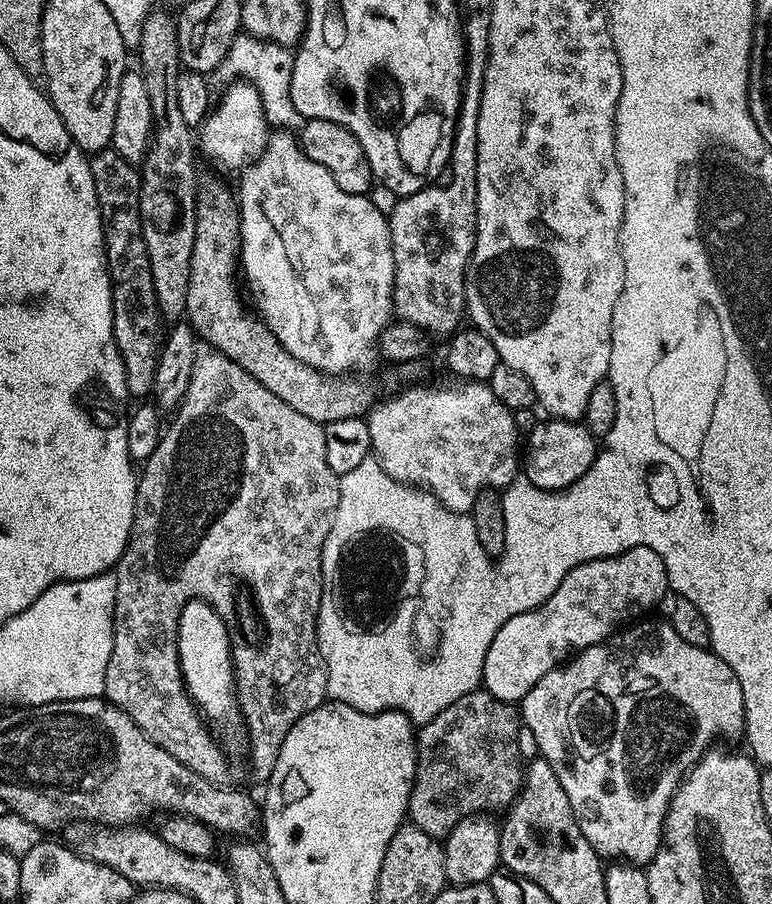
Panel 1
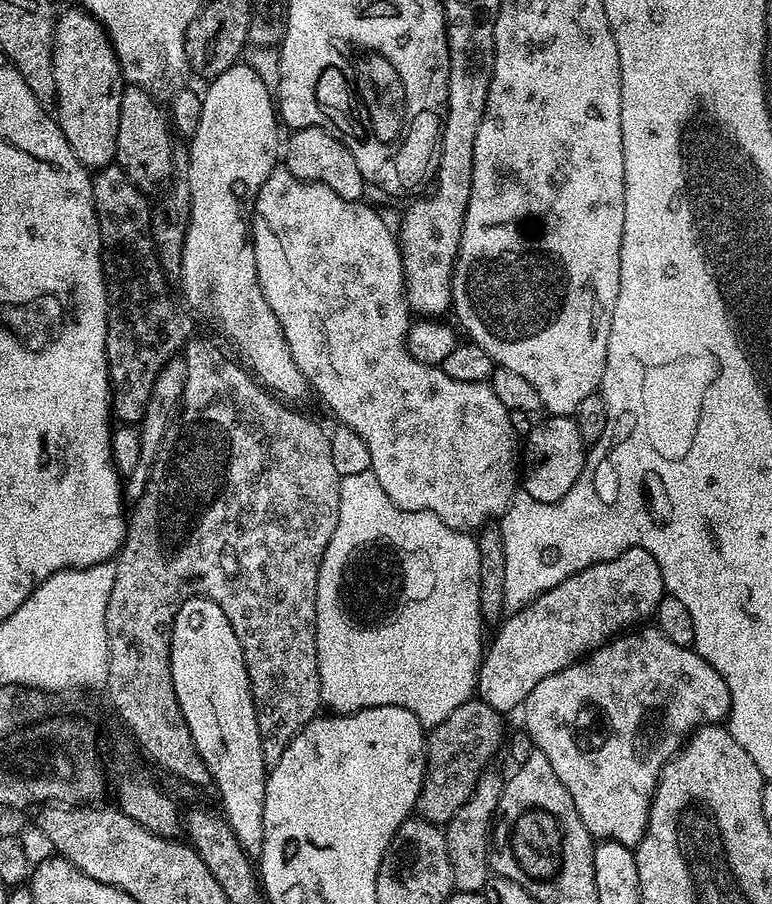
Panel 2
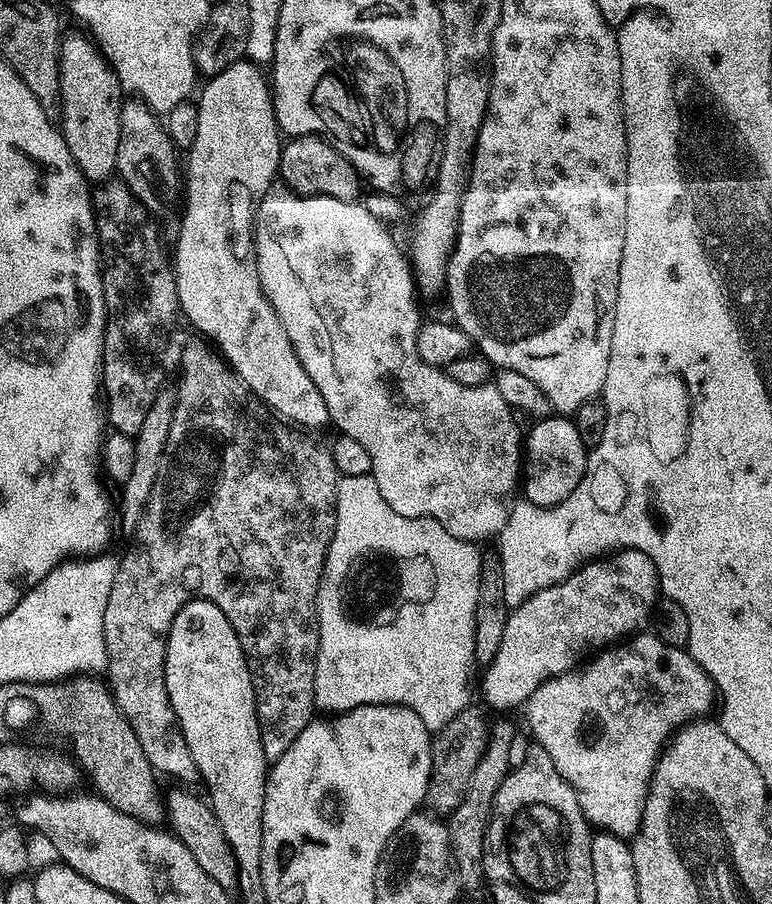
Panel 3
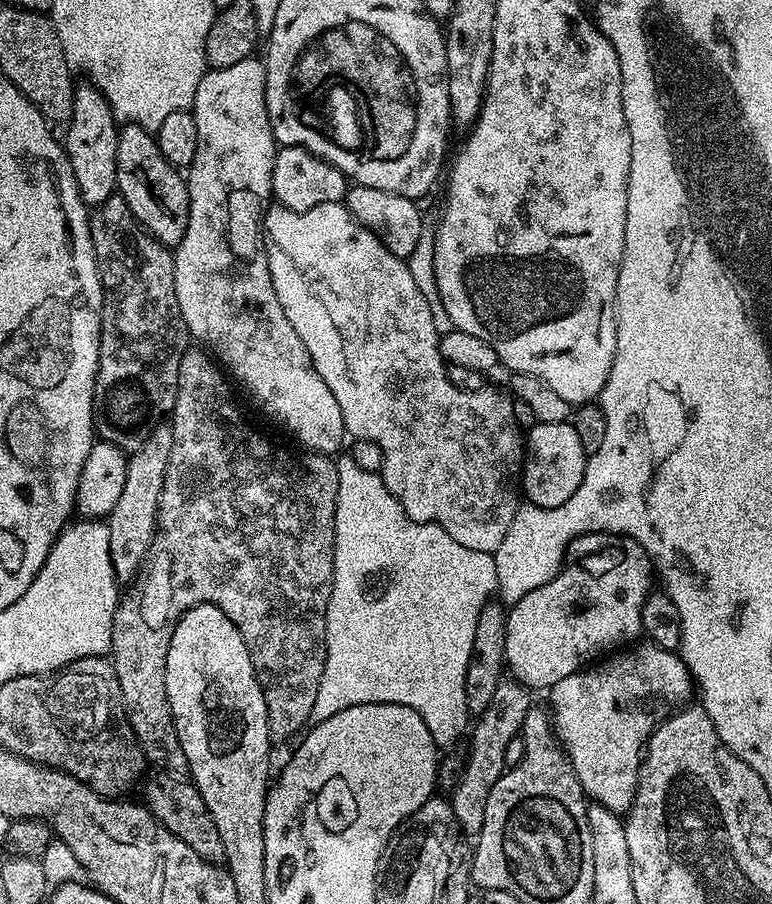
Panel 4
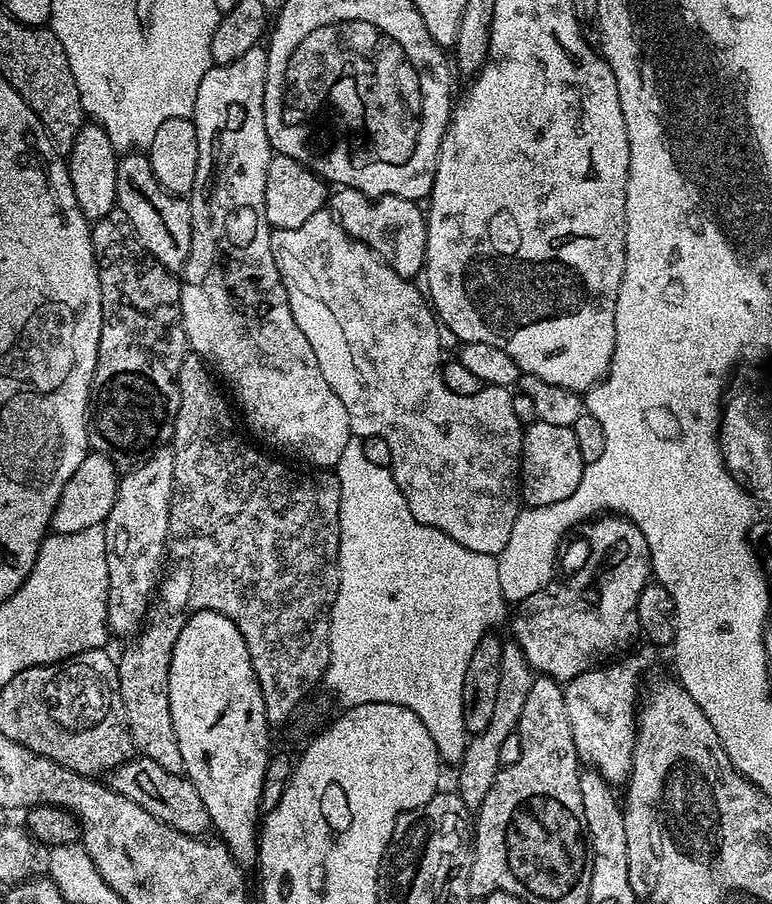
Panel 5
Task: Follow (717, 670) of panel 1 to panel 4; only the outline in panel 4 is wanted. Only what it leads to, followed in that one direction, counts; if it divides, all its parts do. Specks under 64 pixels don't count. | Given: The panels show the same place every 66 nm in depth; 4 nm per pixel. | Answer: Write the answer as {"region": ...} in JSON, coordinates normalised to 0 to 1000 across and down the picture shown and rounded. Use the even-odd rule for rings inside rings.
{"region":[[[843,710],[833,711],[799,719],[786,728],[753,739],[750,743],[728,750],[728,754],[712,763],[715,804],[720,806],[720,817],[741,845],[753,874],[763,886],[785,892],[785,896],[799,900],[812,899],[819,893],[832,833],[838,829],[839,817],[850,802],[887,782],[895,775],[891,773],[899,770],[899,753],[886,729],[872,718],[854,717]]]}

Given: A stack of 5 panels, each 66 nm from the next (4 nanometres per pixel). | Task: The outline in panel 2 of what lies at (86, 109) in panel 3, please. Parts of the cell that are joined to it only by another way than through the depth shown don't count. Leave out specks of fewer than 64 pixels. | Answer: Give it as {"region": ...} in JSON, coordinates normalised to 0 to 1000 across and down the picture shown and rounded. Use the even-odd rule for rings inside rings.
{"region":[[[98,7],[89,13],[78,13],[73,19],[73,37],[67,43],[67,63],[70,64],[70,95],[73,96],[71,127],[91,166],[101,179],[115,188],[136,186],[150,176],[153,157],[153,122],[158,117],[158,104],[163,93],[155,82],[155,71],[150,66],[150,56],[140,44],[140,38],[117,14]]]}

